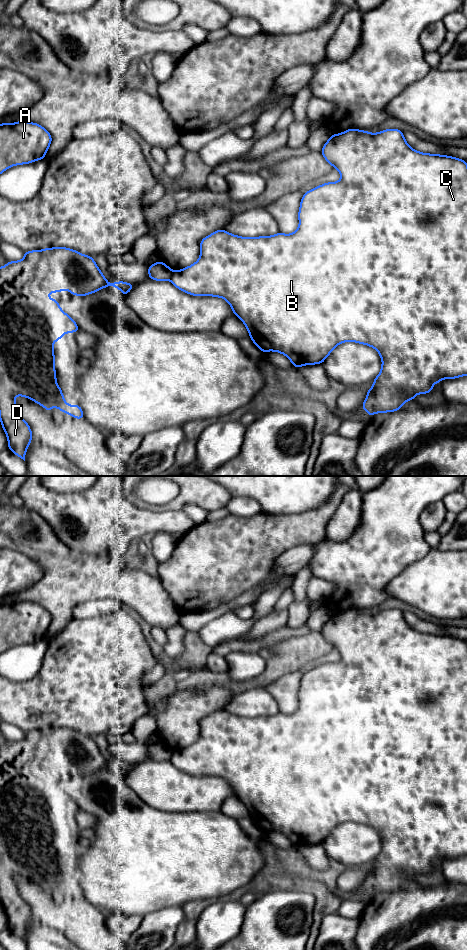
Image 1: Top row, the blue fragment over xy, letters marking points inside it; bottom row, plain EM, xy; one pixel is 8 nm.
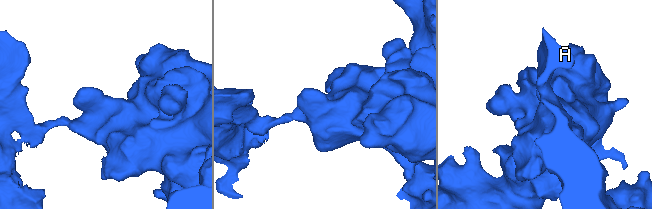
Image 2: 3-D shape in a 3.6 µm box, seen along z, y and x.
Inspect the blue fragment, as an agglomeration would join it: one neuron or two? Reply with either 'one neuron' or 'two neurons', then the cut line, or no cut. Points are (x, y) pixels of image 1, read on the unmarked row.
two neurons; cut xy (174, 752), (169, 759)

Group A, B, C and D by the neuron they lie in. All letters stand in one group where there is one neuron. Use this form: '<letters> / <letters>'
A D / B C

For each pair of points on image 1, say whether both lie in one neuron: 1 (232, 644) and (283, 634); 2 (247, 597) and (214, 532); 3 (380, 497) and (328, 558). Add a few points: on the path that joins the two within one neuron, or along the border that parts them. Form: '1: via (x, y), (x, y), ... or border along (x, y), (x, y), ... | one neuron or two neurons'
1: via (245, 645), (258, 645), (270, 639) | one neuron
2: border along (265, 580), (224, 603) | two neurons
3: via (380, 517), (380, 525), (348, 557) | one neuron

